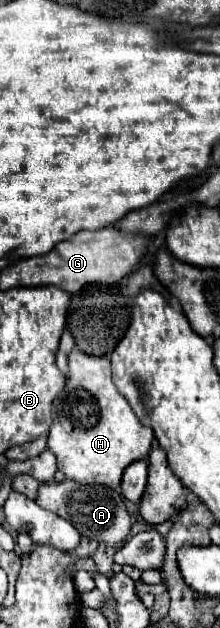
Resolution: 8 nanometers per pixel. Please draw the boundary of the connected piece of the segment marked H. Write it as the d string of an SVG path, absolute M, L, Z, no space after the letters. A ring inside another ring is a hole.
M74 348L68 354L68 380L66 380L66 388L58 394L58 398L52 404L52 418L54 424L48 434L48 450L56 454L58 468L66 474L66 478L72 478L82 484L90 484L90 486L100 484L110 488L120 486L122 472L126 470L126 466L146 458L152 448L154 432L138 422L126 398L112 384L110 360L104 356L94 358L90 354L82 354L82 350L78 348Z

